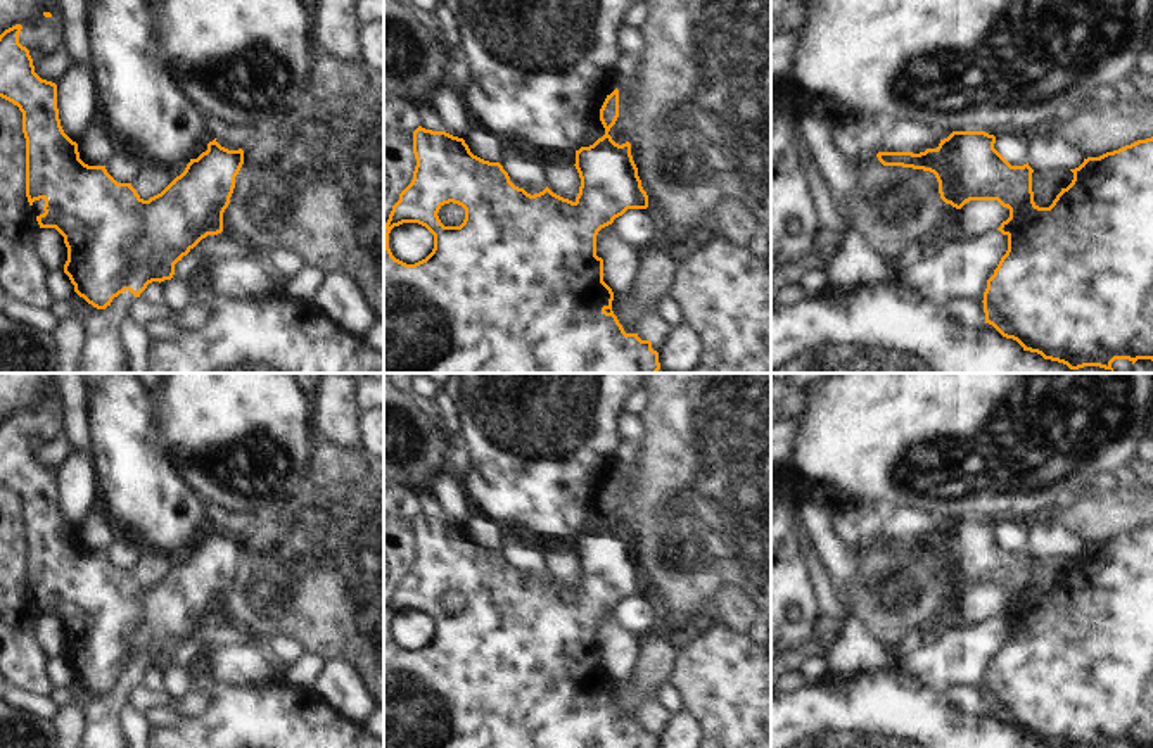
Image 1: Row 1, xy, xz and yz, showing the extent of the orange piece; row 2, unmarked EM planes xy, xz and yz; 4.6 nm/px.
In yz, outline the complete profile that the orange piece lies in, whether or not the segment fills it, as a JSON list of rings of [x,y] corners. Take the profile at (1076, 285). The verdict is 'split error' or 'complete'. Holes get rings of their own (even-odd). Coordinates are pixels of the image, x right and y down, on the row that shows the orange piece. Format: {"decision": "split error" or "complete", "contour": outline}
{"decision": "complete", "contour": [[[952,131],[947,138],[940,140],[937,149],[927,149],[925,152],[878,152],[876,157],[883,166],[902,166],[913,169],[923,169],[935,174],[939,181],[939,193],[946,204],[961,209],[970,200],[997,200],[1003,207],[1010,209],[1010,218],[997,228],[1008,237],[1008,250],[1001,257],[994,275],[987,280],[984,292],[984,313],[985,323],[992,325],[1003,337],[1016,340],[1023,351],[1037,352],[1044,359],[1058,361],[1067,364],[1070,370],[1084,366],[1099,366],[1112,370],[1115,359],[1129,359],[1132,364],[1137,359],[1153,361],[1153,136],[1137,140],[1118,150],[1106,152],[1099,157],[1087,157],[1084,162],[1070,169],[1073,180],[1067,188],[1056,195],[1049,207],[1039,207],[1034,202],[1032,192],[1032,173],[1034,169],[1027,164],[1011,166],[996,149],[996,136],[985,131]]]}

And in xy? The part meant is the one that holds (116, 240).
{"decision": "complete", "contour": [[[16,24],[0,35],[0,97],[22,112],[26,138],[26,197],[29,206],[43,199],[43,214],[36,216],[40,228],[55,228],[67,247],[64,273],[74,292],[97,309],[111,306],[112,299],[130,290],[135,297],[152,282],[171,280],[175,264],[182,261],[202,238],[223,231],[223,212],[235,188],[235,176],[244,164],[244,150],[228,150],[216,138],[197,159],[190,159],[185,171],[161,193],[143,200],[131,183],[118,183],[105,166],[88,166],[80,159],[78,143],[62,130],[57,109],[57,85],[35,73],[29,50],[19,43],[22,26]]]}

